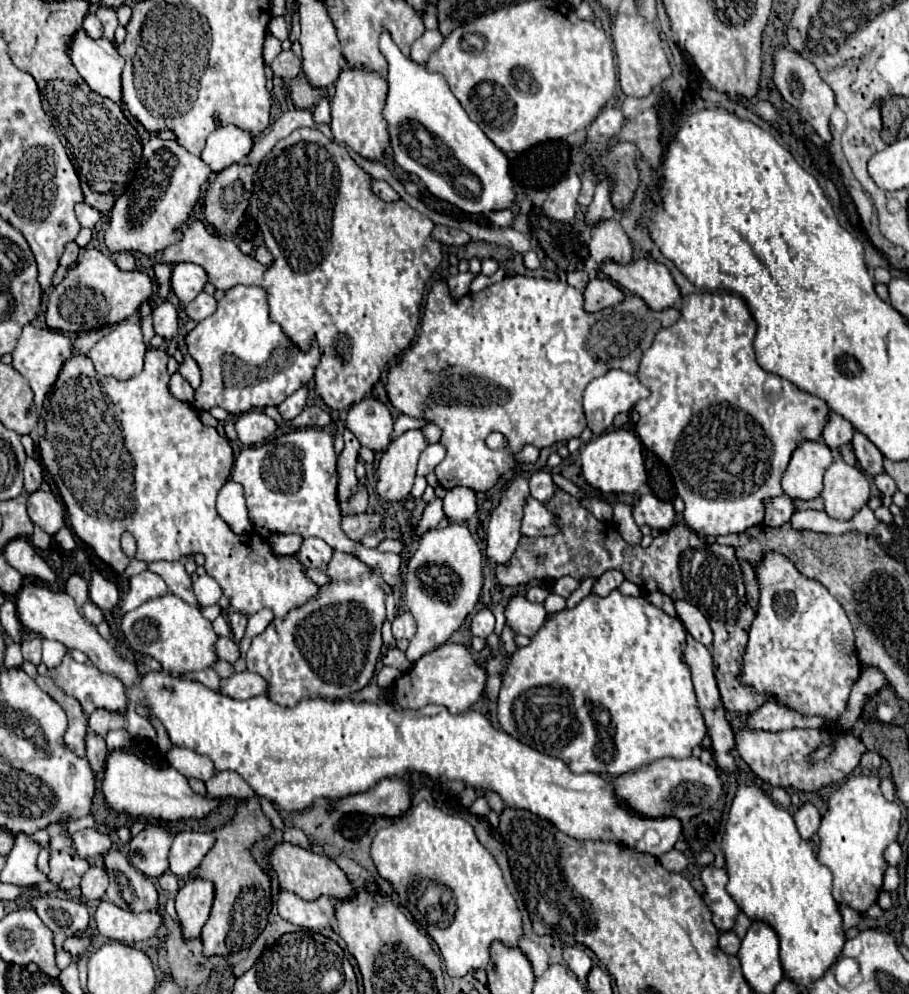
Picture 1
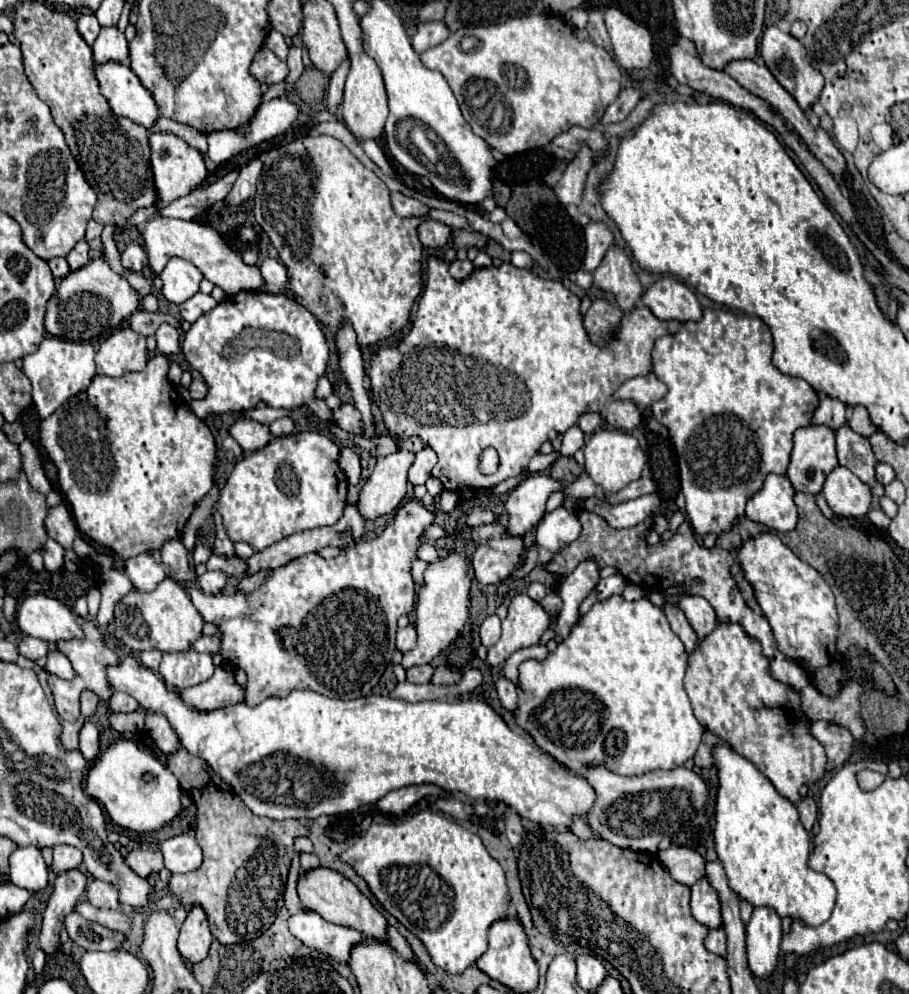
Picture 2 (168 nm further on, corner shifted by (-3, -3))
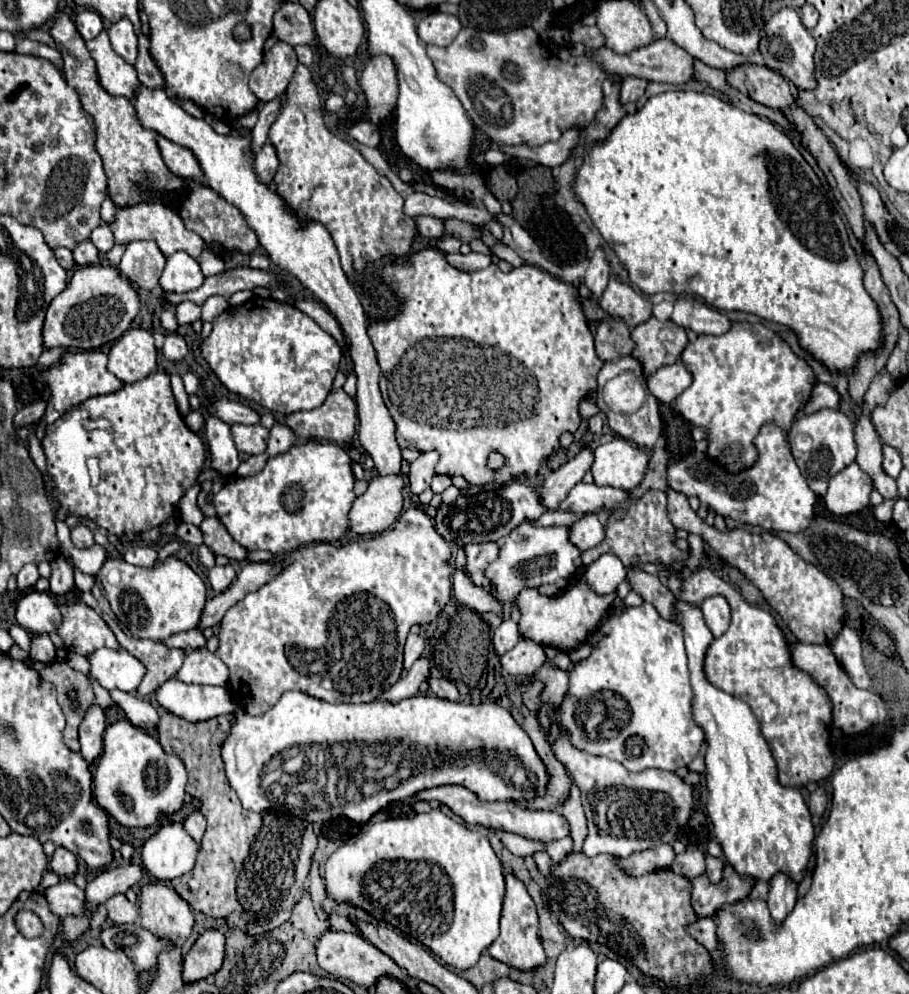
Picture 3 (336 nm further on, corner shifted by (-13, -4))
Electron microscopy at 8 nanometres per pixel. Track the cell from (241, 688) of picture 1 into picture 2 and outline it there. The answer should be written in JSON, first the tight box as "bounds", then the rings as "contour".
{"bounds":[179,667,245,713],"contour":[[[217,667],[215,675],[209,681],[199,683],[195,687],[181,689],[179,695],[187,707],[207,713],[207,711],[215,711],[221,707],[241,703],[245,691],[243,691],[243,687],[237,685],[237,681],[229,669]]]}

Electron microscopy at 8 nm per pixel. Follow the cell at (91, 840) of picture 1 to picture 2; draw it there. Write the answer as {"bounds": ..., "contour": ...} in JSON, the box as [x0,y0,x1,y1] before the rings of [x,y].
{"bounds":[53,845,83,873],"contour":[[[57,845],[53,849],[53,873],[63,873],[63,871],[69,871],[69,869],[77,869],[79,863],[83,861],[83,855],[77,847],[71,847],[71,845]]]}

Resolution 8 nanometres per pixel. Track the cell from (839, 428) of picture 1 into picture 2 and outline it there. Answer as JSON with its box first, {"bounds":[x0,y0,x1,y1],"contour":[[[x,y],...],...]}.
{"bounds":[811,395,847,429],"contour":[[[823,395],[819,399],[819,405],[811,417],[811,423],[815,423],[815,425],[823,423],[823,425],[829,425],[831,429],[839,429],[845,421],[847,421],[845,405],[839,399],[833,399],[827,395]]]}

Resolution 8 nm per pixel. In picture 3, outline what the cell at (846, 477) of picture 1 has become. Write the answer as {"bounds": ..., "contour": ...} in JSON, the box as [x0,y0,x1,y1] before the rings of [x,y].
{"bounds":[825,462,871,514],"contour":[[[853,462],[829,480],[825,504],[833,514],[853,514],[871,506],[871,478]]]}

